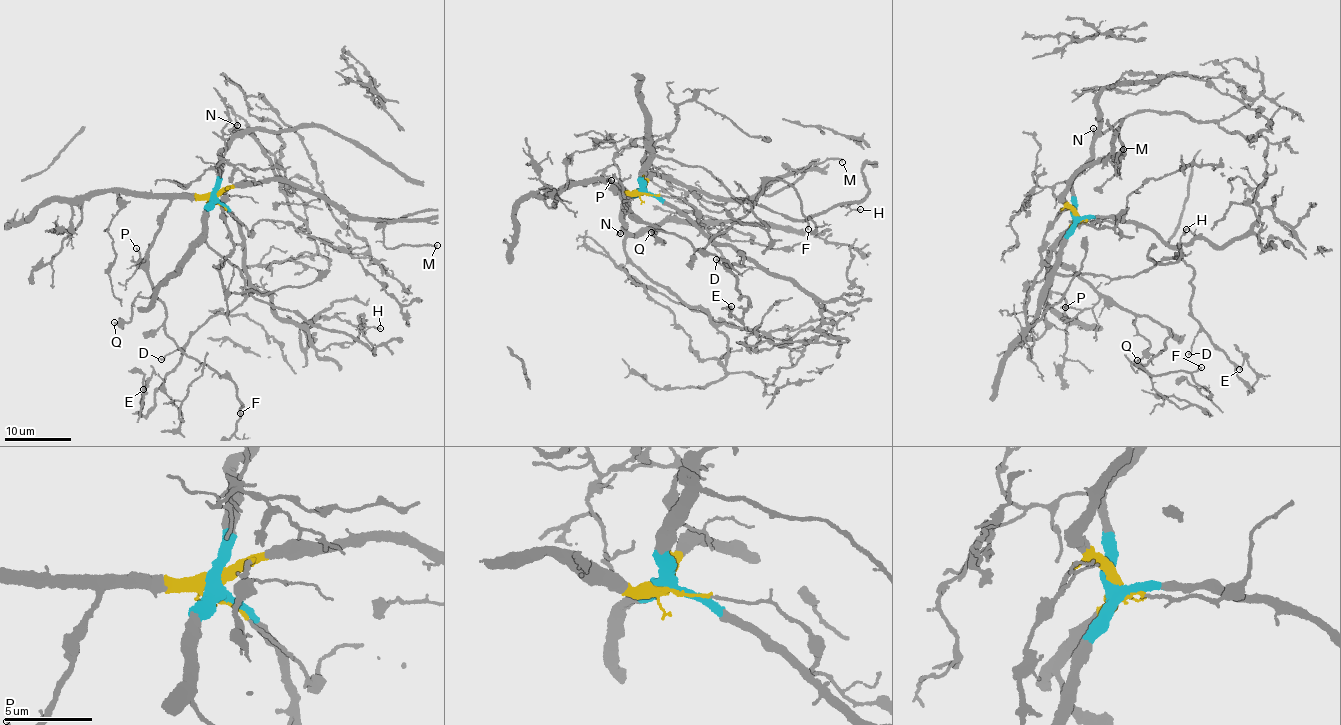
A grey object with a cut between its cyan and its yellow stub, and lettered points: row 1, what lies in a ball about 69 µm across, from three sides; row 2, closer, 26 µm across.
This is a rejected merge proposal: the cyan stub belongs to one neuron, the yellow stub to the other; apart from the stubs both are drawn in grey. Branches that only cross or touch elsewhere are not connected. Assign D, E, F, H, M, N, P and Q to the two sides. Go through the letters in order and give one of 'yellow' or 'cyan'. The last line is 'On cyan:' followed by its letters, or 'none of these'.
D: cyan
E: cyan
F: yellow
H: cyan
M: yellow
N: cyan
P: yellow
Q: yellow
On cyan: D, E, H, N

